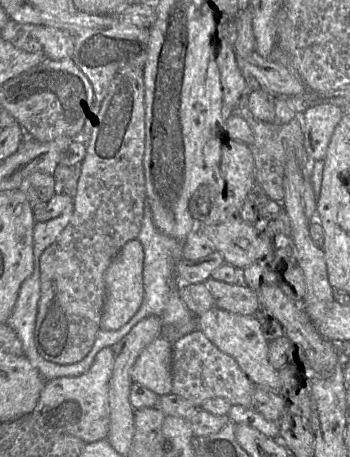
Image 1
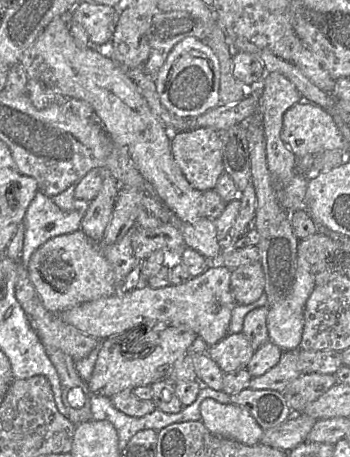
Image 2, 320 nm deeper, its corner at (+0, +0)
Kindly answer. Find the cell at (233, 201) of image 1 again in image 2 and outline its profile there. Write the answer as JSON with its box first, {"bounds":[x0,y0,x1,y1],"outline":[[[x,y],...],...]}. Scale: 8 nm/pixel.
{"bounds":[171,128,224,190],"outline":[[[196,128],[172,133],[171,152],[189,184],[199,190],[215,188],[218,178],[224,173],[221,155],[221,144],[217,130],[212,128]]]}

